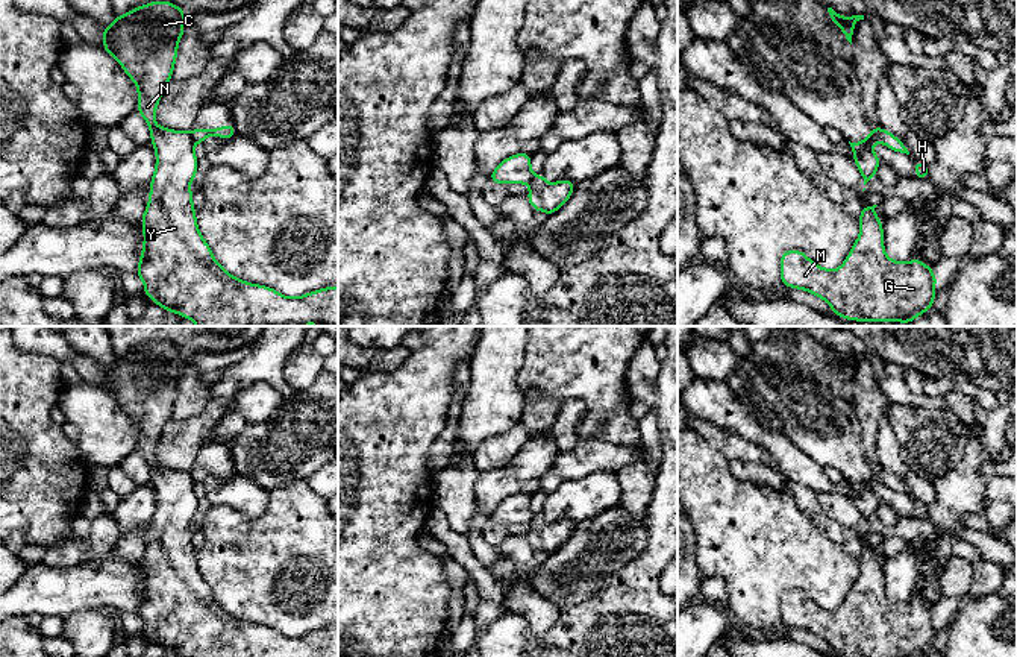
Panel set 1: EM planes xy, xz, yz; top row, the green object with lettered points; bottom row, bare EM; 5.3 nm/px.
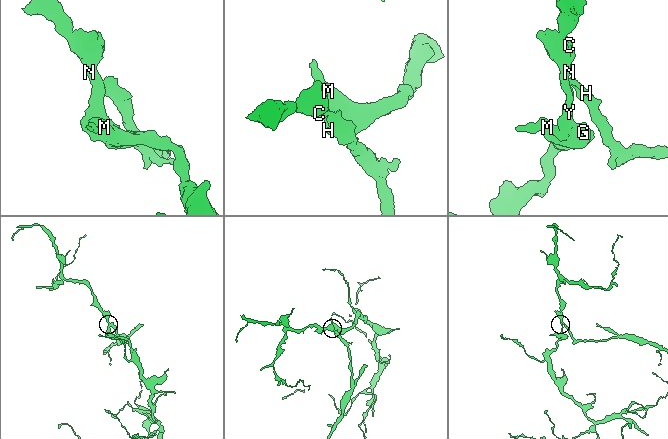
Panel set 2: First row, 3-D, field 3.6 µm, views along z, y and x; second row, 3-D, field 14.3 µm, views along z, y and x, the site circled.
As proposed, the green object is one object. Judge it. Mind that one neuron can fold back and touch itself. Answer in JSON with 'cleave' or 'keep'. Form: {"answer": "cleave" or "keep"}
{"answer": "cleave"}

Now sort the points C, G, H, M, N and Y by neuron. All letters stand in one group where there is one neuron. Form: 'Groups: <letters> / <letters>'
Groups: C G M N Y / H

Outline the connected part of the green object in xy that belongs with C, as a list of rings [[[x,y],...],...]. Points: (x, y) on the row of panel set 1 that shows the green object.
[[[153,2],[123,17],[115,15],[109,27],[102,27],[103,49],[121,64],[138,86],[136,111],[147,121],[156,150],[150,203],[141,217],[144,247],[136,275],[144,282],[144,291],[156,305],[191,319],[197,326],[338,326],[338,287],[286,297],[270,287],[244,282],[215,261],[197,228],[192,191],[188,188],[197,174],[194,141],[188,132],[159,127],[155,121],[164,86],[173,74],[185,14],[170,2]]]

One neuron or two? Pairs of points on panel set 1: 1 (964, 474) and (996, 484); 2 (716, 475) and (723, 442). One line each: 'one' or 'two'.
1: two
2: two

